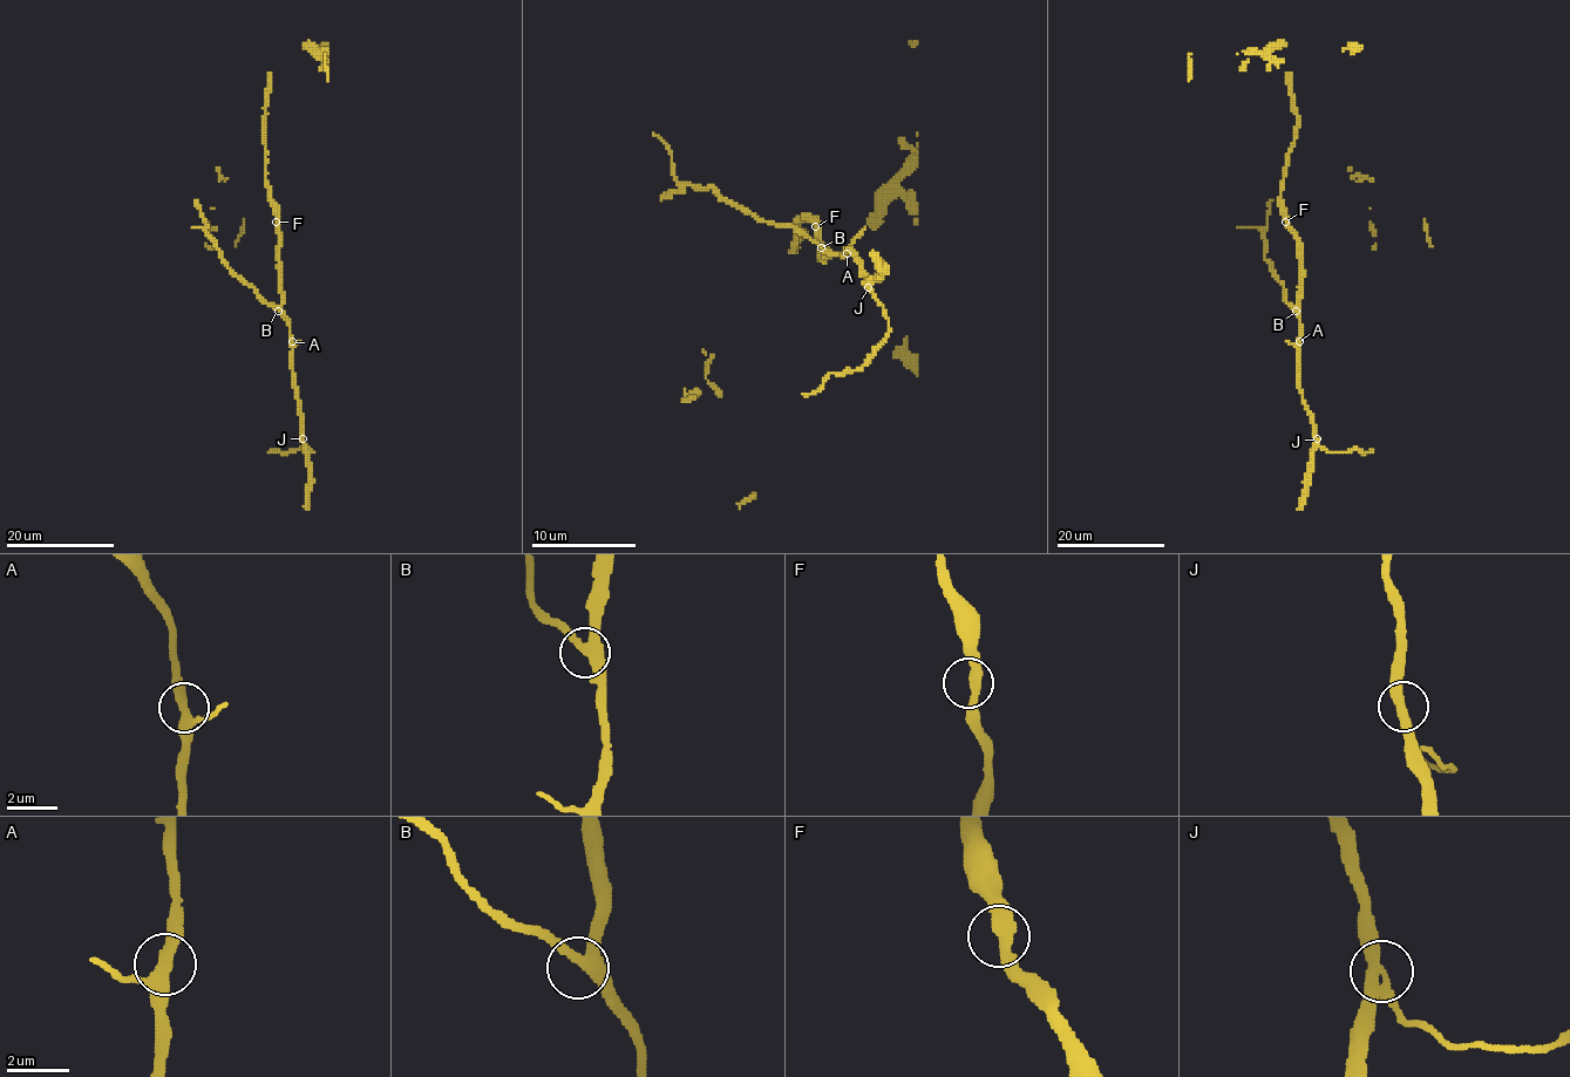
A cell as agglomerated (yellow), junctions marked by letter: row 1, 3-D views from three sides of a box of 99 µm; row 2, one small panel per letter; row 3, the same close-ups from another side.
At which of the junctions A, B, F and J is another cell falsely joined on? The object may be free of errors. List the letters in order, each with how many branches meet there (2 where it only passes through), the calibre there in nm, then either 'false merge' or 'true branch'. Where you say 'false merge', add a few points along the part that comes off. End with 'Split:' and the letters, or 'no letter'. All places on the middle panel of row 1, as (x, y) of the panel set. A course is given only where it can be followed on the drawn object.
A: 3 | 340 nm | true branch
B: 3 | 360 nm | true branch
F: 2 | 400 nm | true branch
J: 3 | 360 nm | false merge
Split: J

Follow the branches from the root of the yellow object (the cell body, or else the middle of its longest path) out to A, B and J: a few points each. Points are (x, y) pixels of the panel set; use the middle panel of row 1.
A: (817, 232), (823, 256), (847, 253)
B: (817, 232), (826, 256), (828, 253), (821, 247)
J: (817, 232), (823, 256), (849, 253), (860, 263), (868, 287)

